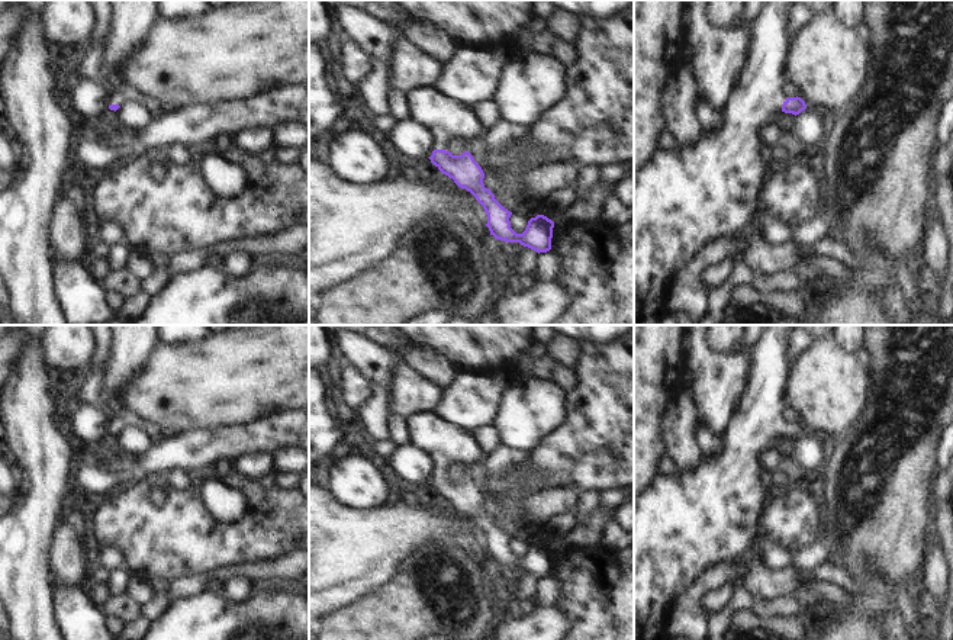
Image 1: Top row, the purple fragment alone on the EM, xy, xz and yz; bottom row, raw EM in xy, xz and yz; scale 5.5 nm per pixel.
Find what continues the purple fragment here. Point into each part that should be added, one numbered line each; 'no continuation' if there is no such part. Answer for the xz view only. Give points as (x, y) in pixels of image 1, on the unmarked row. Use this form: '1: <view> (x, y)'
1: xz (448, 443)

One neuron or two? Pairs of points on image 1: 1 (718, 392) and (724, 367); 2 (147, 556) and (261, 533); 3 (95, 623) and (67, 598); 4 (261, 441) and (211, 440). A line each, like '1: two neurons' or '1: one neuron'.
1: one neuron
2: one neuron
3: one neuron
4: one neuron

